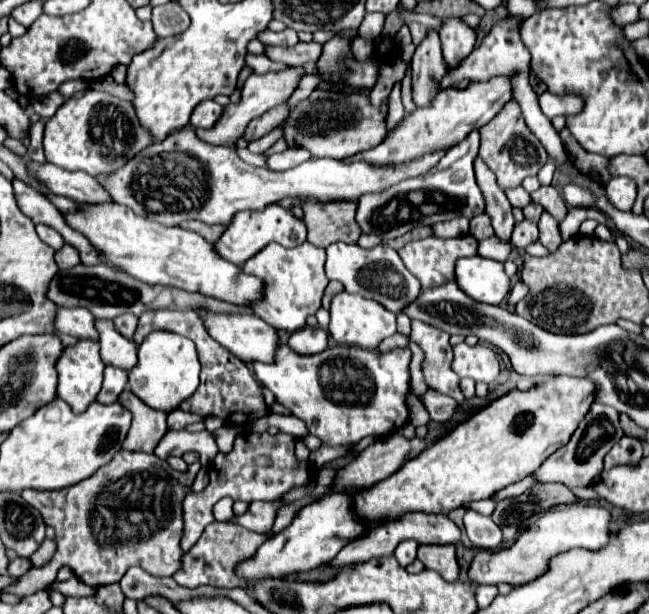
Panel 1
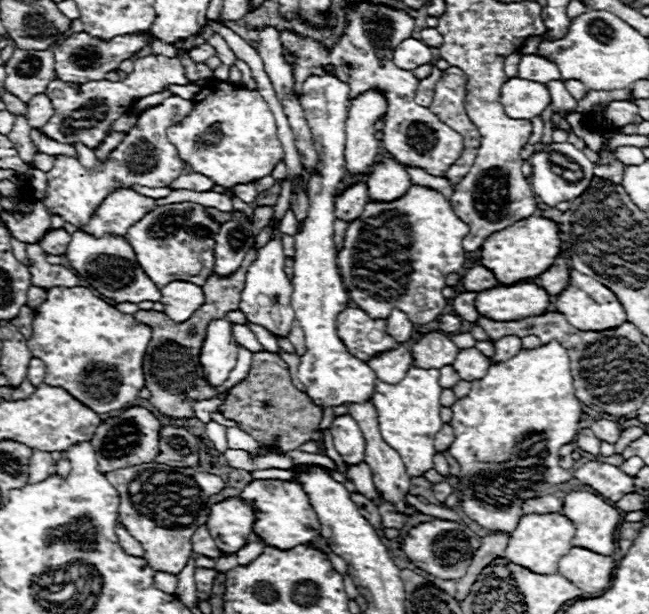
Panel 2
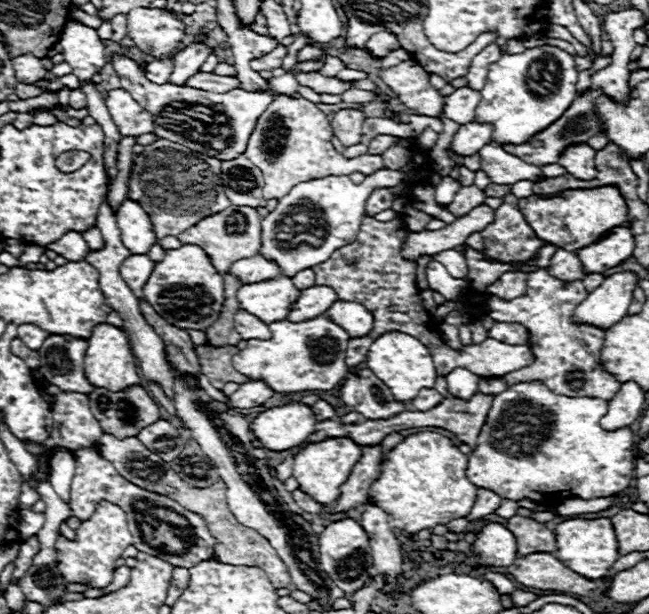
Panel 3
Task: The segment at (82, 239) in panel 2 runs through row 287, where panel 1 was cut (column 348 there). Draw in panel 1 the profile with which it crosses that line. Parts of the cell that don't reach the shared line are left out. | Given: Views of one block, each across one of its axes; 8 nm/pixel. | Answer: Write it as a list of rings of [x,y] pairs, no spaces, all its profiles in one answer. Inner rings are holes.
[[[316,88],[282,120],[282,138],[286,140],[288,148],[306,148],[314,158],[342,160],[384,140],[388,106],[388,98],[384,98],[380,106],[374,106],[368,92],[338,92]]]

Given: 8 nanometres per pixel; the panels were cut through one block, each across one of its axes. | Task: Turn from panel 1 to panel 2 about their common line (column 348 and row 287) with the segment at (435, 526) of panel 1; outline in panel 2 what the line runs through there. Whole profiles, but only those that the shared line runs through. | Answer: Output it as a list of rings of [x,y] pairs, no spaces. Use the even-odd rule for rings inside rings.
[[[558,256],[554,260],[554,266],[550,266],[550,270],[542,272],[538,278],[540,278],[540,286],[550,294],[550,296],[556,296],[560,294],[568,282],[570,282],[570,270],[568,270],[568,260]]]

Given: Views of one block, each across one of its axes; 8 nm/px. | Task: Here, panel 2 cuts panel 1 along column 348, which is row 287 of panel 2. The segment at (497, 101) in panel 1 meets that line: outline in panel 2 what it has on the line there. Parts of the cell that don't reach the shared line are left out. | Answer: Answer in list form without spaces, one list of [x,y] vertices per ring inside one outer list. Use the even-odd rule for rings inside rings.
[[[178,202],[168,206],[156,206],[140,222],[136,222],[124,236],[134,252],[138,254],[138,264],[146,270],[146,276],[158,286],[166,286],[172,280],[184,280],[202,286],[214,266],[214,234],[218,224],[206,216],[200,204]]]

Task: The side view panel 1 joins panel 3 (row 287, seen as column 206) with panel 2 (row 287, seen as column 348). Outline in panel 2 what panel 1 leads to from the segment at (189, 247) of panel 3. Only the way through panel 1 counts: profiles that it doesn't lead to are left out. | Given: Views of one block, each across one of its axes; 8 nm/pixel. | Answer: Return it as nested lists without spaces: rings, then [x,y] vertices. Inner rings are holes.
[[[174,280],[160,288],[160,292],[162,292],[160,302],[166,308],[164,314],[174,322],[186,322],[204,304],[202,288],[192,282]]]

